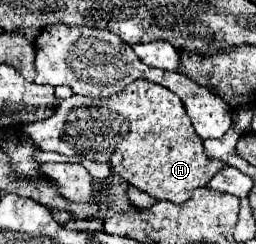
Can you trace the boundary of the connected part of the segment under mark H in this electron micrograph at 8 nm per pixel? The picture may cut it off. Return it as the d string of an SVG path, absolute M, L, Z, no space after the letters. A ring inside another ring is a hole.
M146 79L132 81L124 91L108 99L88 99L84 95L72 95L58 103L54 115L44 121L32 121L22 125L22 131L44 151L56 151L68 157L88 159L96 163L108 163L112 171L126 183L152 195L154 199L168 199L172 203L184 203L192 197L192 191L206 187L216 171L224 167L222 161L204 155L202 139L196 135L192 121L188 119L180 97L166 87L150 83Z

